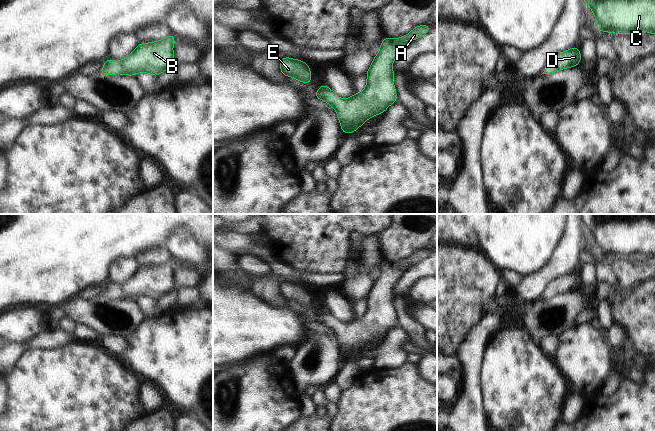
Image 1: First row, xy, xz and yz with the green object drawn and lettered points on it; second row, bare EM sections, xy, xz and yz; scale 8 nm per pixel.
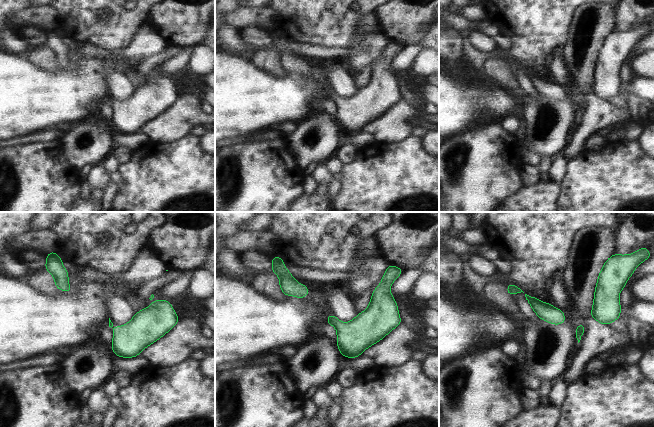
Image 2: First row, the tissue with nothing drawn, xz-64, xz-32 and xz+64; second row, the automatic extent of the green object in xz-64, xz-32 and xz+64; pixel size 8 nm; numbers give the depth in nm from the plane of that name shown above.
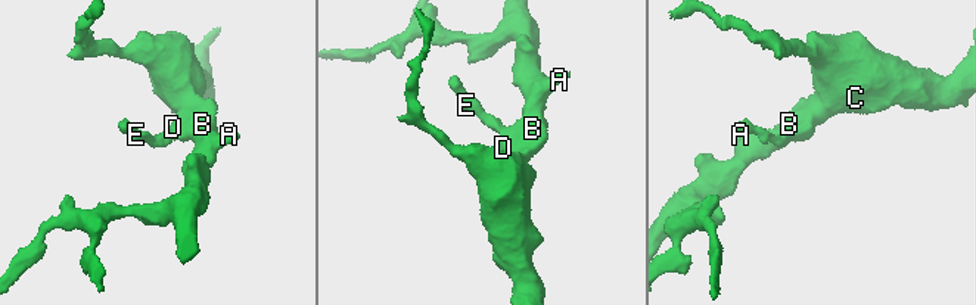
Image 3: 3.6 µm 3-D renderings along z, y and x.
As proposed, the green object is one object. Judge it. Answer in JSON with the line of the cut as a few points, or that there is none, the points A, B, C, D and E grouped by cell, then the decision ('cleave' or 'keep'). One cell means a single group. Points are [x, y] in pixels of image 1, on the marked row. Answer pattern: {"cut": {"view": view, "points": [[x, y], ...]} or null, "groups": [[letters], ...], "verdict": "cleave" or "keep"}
{"cut": null, "groups": [["A", "B", "C", "D", "E"]], "verdict": "keep"}

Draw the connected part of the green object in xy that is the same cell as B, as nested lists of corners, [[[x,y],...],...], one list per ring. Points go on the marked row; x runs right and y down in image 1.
[[[171,34],[161,41],[138,44],[135,50],[121,61],[114,62],[110,58],[105,60],[105,66],[99,71],[105,76],[114,73],[134,76],[139,72],[159,76],[174,63],[174,39],[175,35]]]

